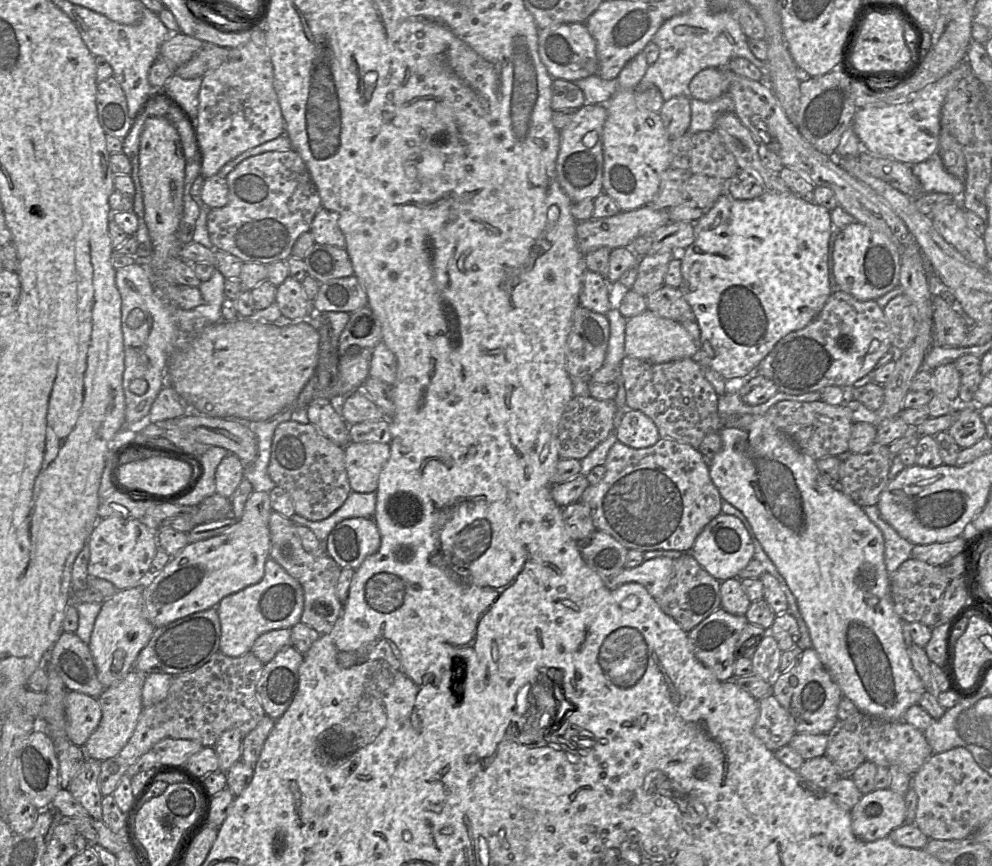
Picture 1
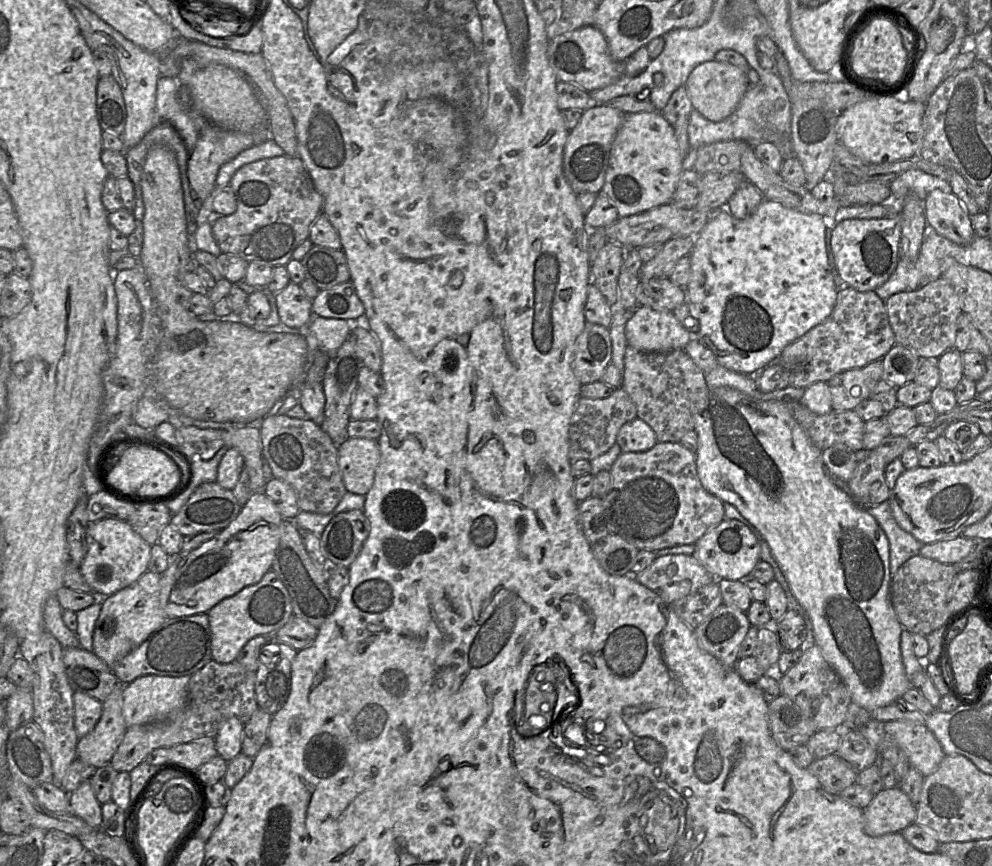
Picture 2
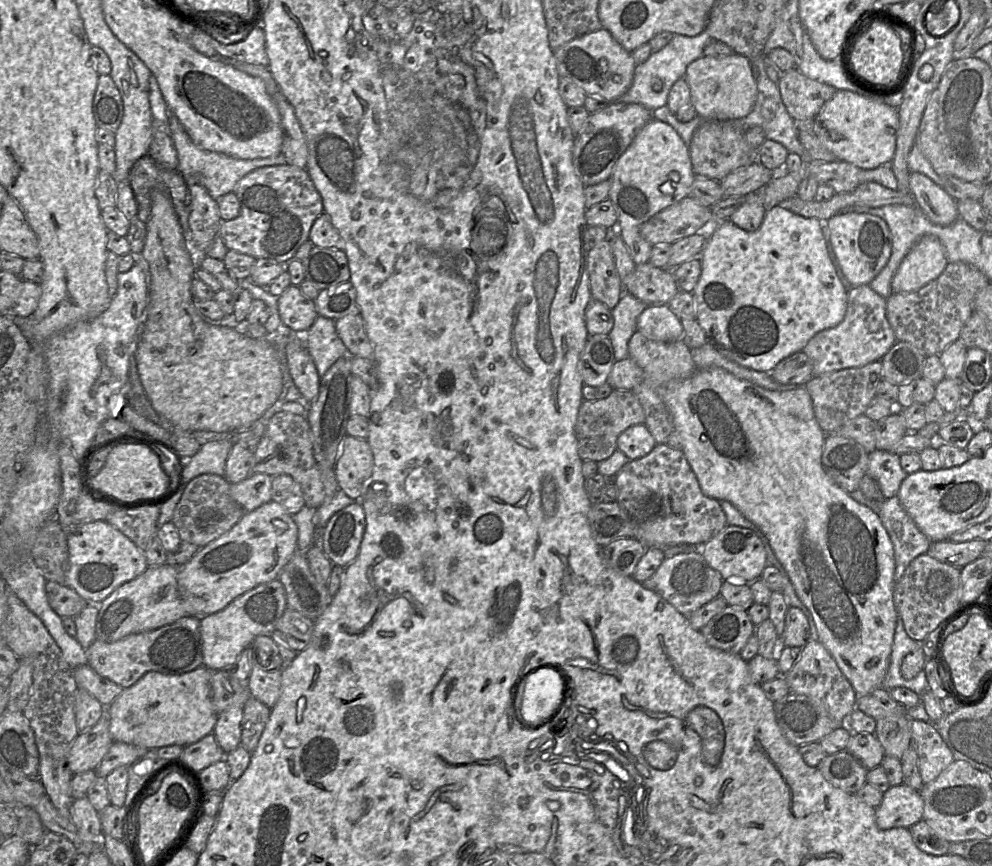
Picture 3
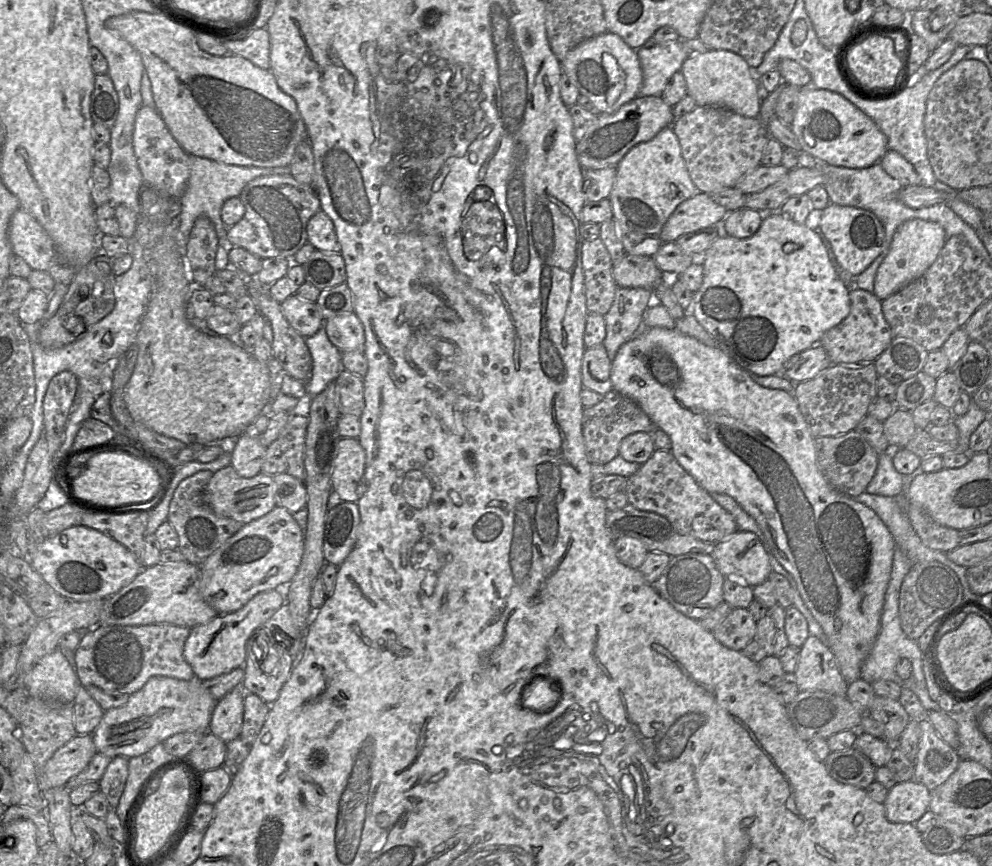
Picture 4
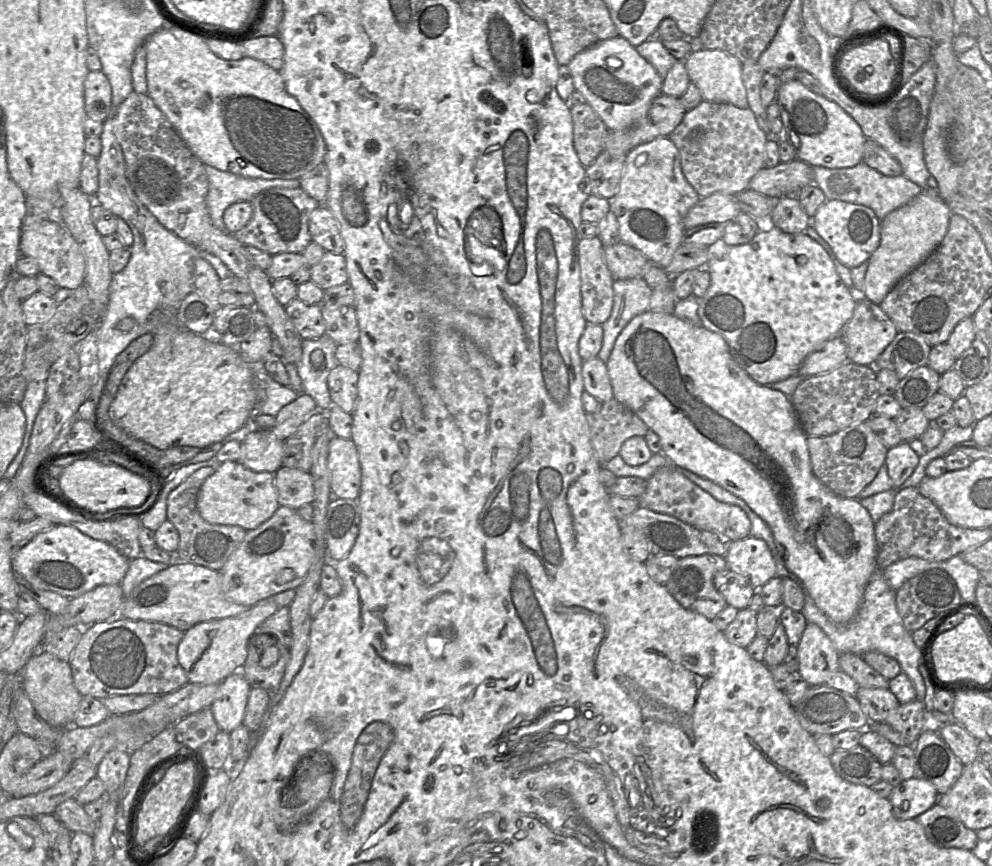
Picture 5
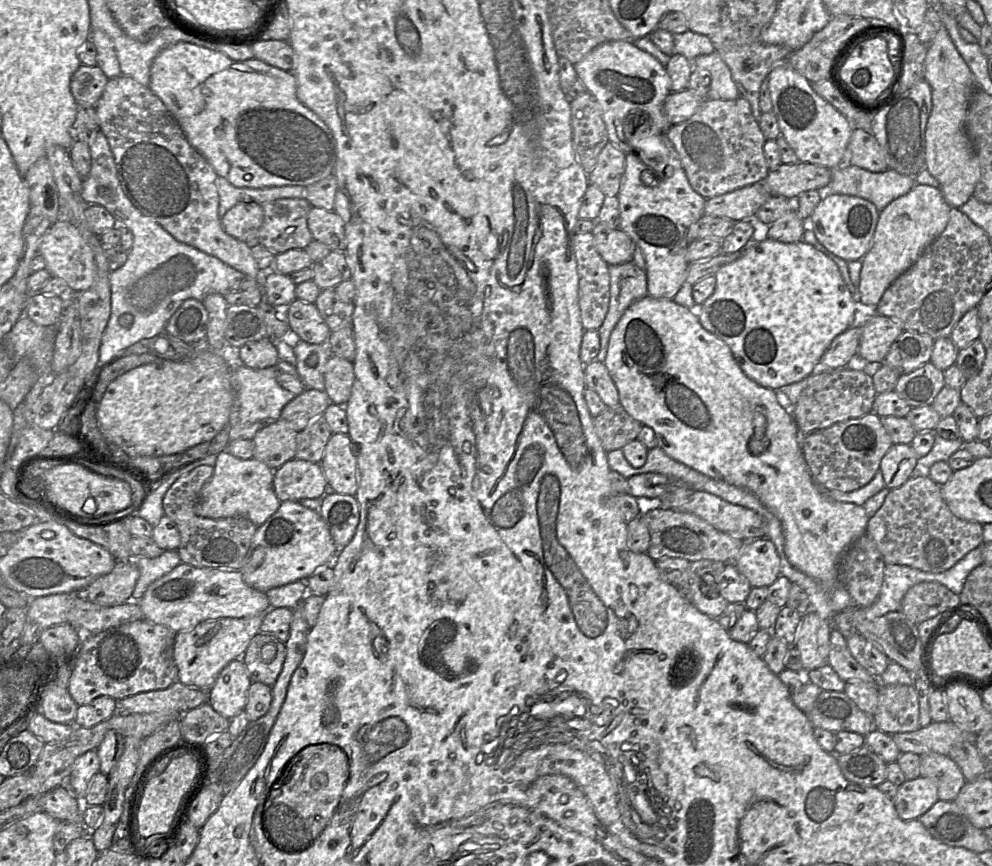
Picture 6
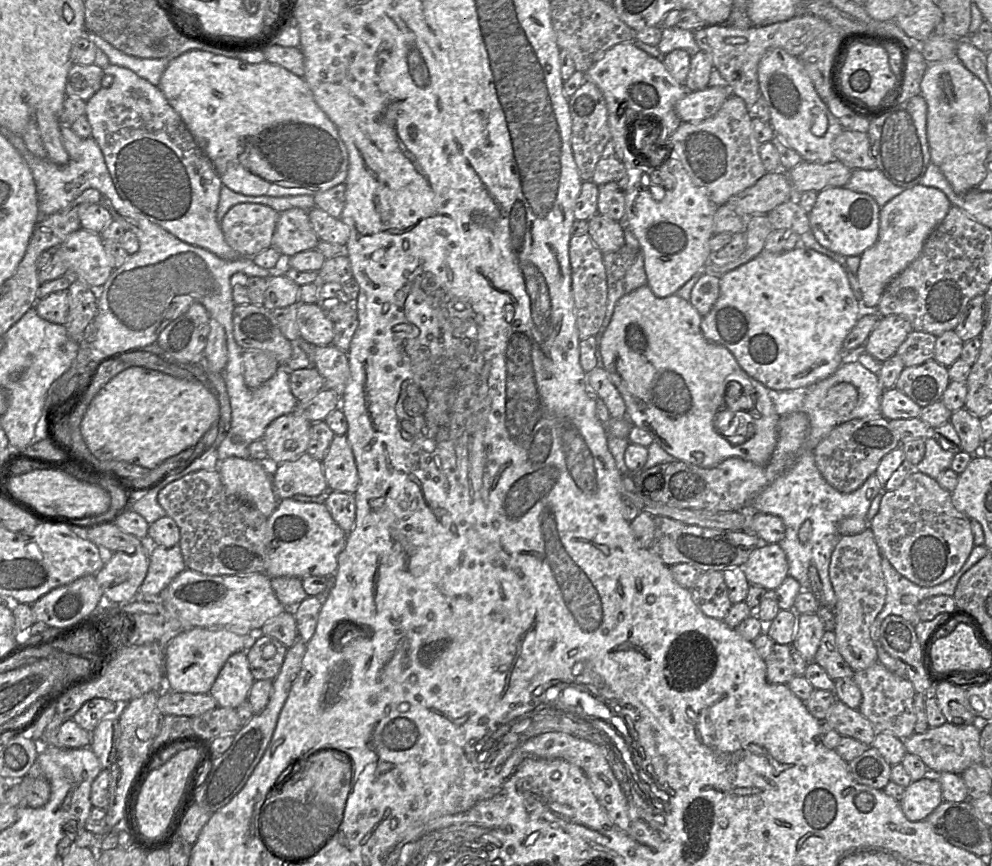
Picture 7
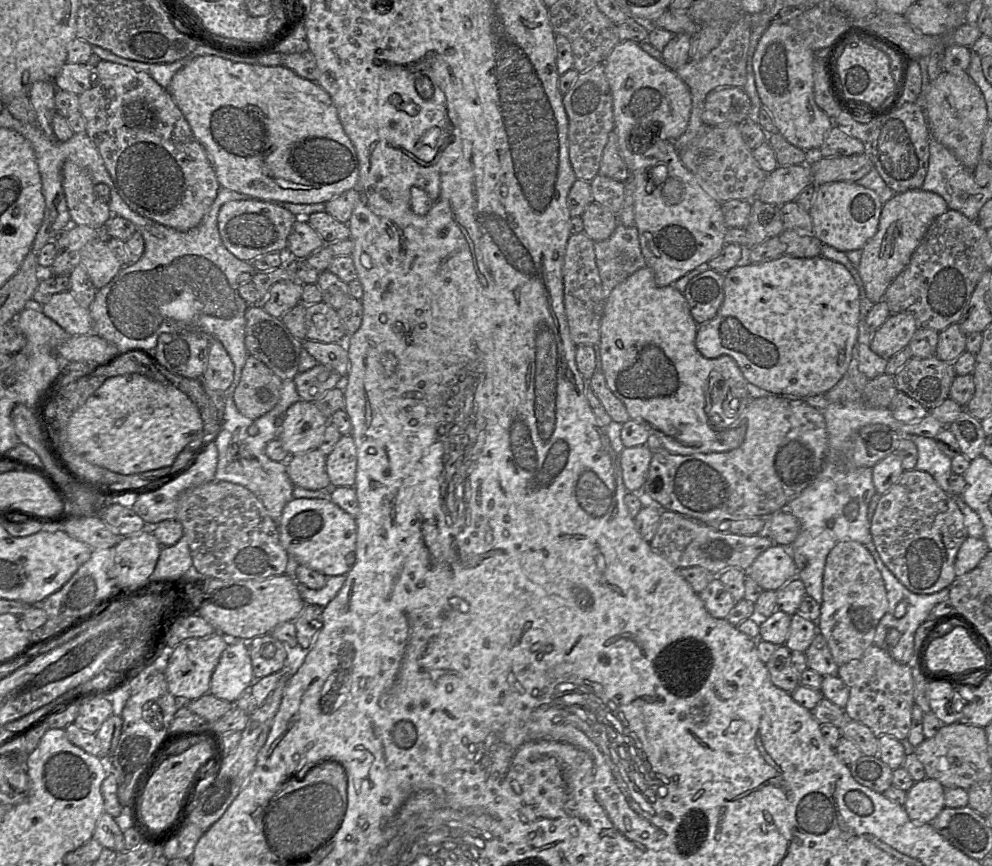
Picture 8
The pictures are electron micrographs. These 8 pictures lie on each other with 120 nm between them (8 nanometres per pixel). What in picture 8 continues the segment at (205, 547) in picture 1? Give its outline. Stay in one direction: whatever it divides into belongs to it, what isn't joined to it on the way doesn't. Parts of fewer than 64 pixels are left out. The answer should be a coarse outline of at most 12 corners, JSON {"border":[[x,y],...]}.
{"border":[[292,499],[278,532],[326,576],[356,562],[356,519],[331,499]]}

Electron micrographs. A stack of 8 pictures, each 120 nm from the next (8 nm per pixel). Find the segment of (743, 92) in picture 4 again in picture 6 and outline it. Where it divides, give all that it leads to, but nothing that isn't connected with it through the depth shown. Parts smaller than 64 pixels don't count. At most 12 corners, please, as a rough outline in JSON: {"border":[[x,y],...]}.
{"border":[[717,51],[690,61],[710,73],[709,99],[740,96],[729,67]]}

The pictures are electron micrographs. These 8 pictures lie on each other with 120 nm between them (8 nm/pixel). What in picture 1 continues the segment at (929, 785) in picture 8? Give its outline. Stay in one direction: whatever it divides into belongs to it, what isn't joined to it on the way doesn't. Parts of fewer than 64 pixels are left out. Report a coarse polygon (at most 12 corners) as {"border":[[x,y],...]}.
{"border":[[865,794],[850,810],[854,835],[885,838],[906,822],[904,796]]}

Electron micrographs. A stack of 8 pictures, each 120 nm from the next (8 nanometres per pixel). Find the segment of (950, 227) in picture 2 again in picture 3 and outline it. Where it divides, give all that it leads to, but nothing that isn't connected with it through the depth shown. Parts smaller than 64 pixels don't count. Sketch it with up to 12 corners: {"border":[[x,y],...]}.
{"border":[[911,172],[915,205],[932,223],[959,217],[957,201],[927,176]]}

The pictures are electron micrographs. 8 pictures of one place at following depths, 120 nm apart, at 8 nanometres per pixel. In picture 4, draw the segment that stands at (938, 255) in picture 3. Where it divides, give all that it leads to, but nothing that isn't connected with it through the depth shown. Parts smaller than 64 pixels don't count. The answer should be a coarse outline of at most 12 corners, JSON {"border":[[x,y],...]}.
{"border":[[935,222],[895,231],[876,272],[883,301],[920,278],[946,240]]}

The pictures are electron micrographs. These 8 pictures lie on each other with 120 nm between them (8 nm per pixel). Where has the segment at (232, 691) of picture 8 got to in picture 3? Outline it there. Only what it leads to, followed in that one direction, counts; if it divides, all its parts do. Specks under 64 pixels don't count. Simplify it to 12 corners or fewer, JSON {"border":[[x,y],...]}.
{"border":[[243,707],[218,714],[213,734],[225,754],[241,744]]}

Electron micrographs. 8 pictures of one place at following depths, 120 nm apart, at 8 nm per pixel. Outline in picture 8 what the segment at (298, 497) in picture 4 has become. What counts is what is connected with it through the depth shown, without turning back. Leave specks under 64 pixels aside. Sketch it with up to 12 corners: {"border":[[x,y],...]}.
{"border":[[317,448],[288,458],[295,486],[329,489],[326,456]]}

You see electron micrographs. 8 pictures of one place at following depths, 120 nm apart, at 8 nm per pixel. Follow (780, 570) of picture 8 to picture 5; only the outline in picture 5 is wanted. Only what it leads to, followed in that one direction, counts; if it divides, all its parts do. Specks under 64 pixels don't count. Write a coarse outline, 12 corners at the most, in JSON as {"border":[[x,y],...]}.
{"border":[[732,541],[727,568],[755,590],[776,576],[767,543]]}

